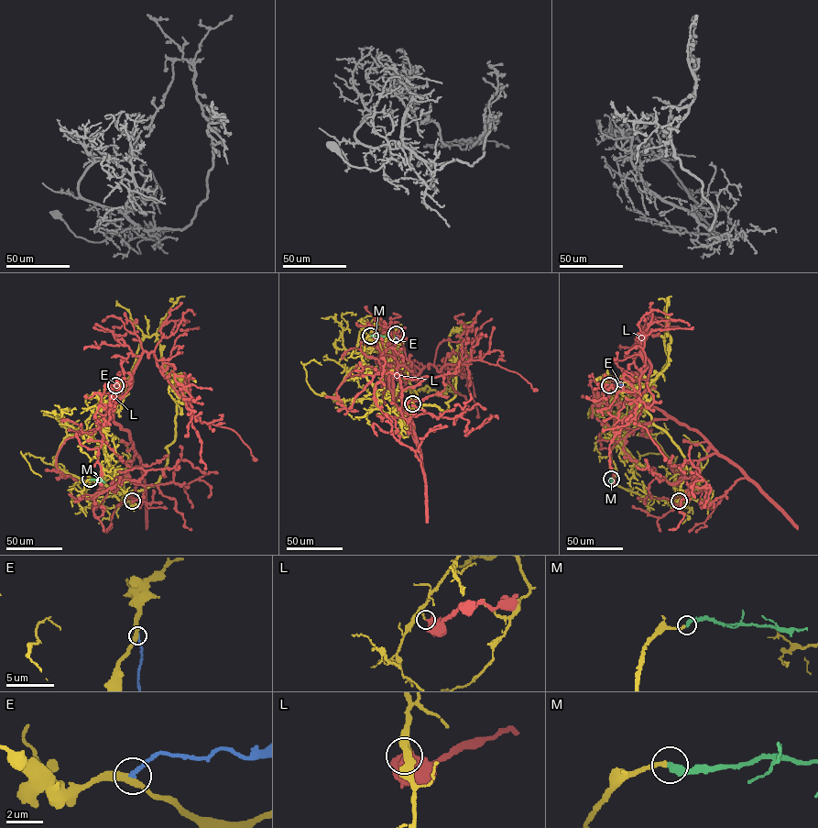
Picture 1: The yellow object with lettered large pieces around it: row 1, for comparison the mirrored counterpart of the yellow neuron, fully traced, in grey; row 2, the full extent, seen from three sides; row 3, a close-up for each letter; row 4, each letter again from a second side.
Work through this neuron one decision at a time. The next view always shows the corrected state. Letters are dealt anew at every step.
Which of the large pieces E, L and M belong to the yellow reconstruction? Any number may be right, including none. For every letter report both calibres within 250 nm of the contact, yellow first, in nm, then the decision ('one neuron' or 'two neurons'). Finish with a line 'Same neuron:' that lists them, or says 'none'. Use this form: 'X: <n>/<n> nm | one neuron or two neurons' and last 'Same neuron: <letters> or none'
E: 380/220 nm | two neurons
L: 110/440 nm | two neurons
M: 240/360 nm | one neuron
Same neuron: M

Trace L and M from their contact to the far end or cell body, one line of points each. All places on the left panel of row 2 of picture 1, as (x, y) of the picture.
L: (132, 501), (145, 487), (129, 477), (136, 450), (113, 407), (145, 351), (201, 423), (233, 429), (255, 461)
M: (90, 479), (100, 479), (104, 482)

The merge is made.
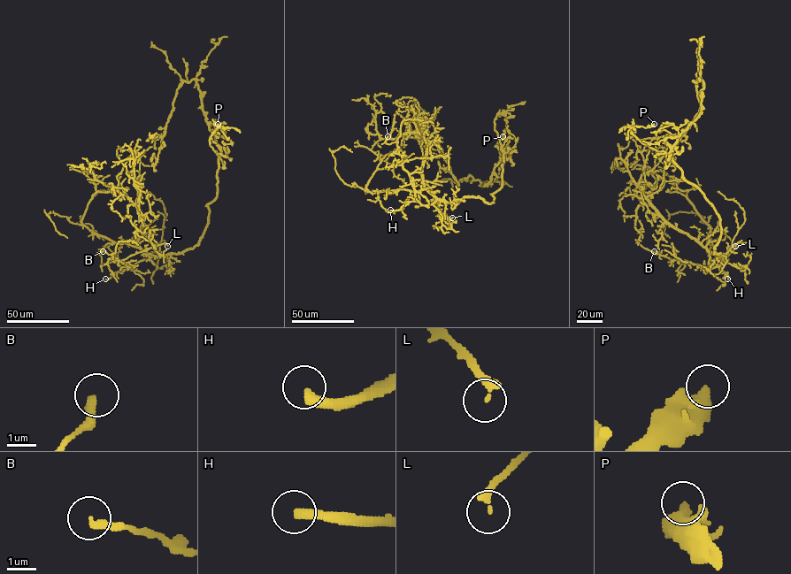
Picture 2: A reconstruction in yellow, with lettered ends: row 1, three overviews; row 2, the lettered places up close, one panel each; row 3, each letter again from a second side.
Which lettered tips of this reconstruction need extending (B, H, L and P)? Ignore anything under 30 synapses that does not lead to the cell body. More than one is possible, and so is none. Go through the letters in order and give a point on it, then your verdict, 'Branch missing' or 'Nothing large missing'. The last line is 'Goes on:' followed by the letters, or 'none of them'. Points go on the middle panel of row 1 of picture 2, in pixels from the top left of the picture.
B: Place: (387, 136). Nothing large missing
H: Place: (390, 210). Branch missing
L: Place: (452, 218). Nothing large missing
P: Place: (503, 136). Nothing large missing
Goes on: H

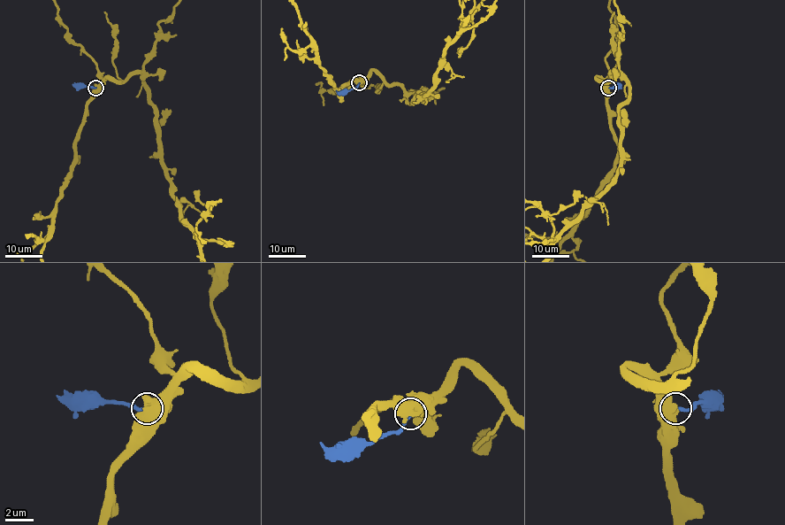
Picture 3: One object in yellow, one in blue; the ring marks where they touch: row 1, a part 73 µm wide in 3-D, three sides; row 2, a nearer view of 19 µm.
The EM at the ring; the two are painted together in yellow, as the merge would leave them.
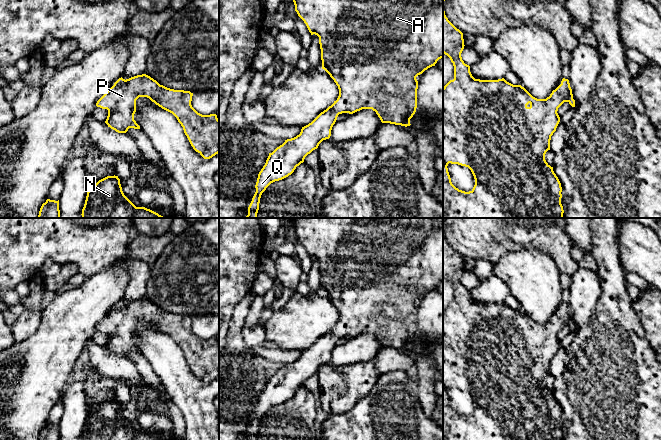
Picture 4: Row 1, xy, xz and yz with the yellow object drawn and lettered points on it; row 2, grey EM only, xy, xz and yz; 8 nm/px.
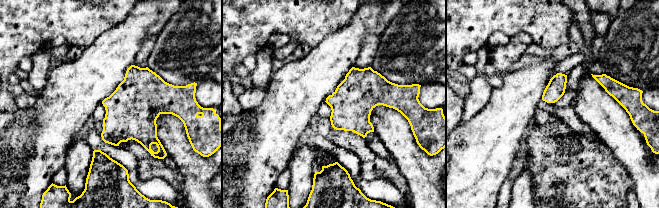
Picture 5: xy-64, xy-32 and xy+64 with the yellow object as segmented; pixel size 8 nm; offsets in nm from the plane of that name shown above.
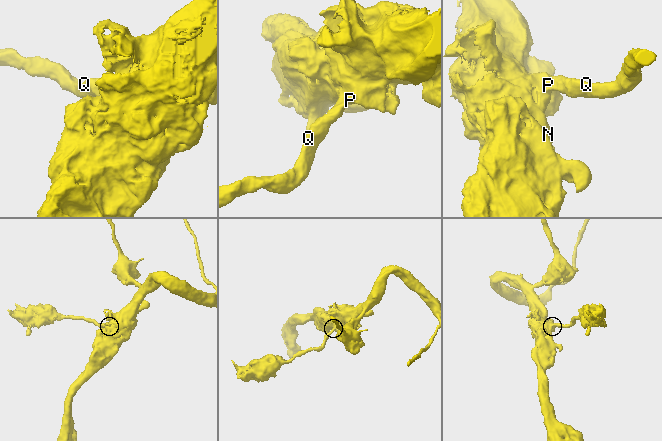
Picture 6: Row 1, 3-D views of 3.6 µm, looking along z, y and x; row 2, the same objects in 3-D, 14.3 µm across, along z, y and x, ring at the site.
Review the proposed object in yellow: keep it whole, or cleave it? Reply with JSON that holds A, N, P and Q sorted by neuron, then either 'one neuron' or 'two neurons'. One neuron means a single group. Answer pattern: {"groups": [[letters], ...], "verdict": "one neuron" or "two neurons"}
{"groups": [["A", "N", "P", "Q"]], "verdict": "one neuron"}

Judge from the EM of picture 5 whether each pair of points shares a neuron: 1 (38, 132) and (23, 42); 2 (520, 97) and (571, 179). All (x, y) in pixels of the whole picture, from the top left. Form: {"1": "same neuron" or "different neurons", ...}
{"1": "different neurons", "2": "different neurons"}

